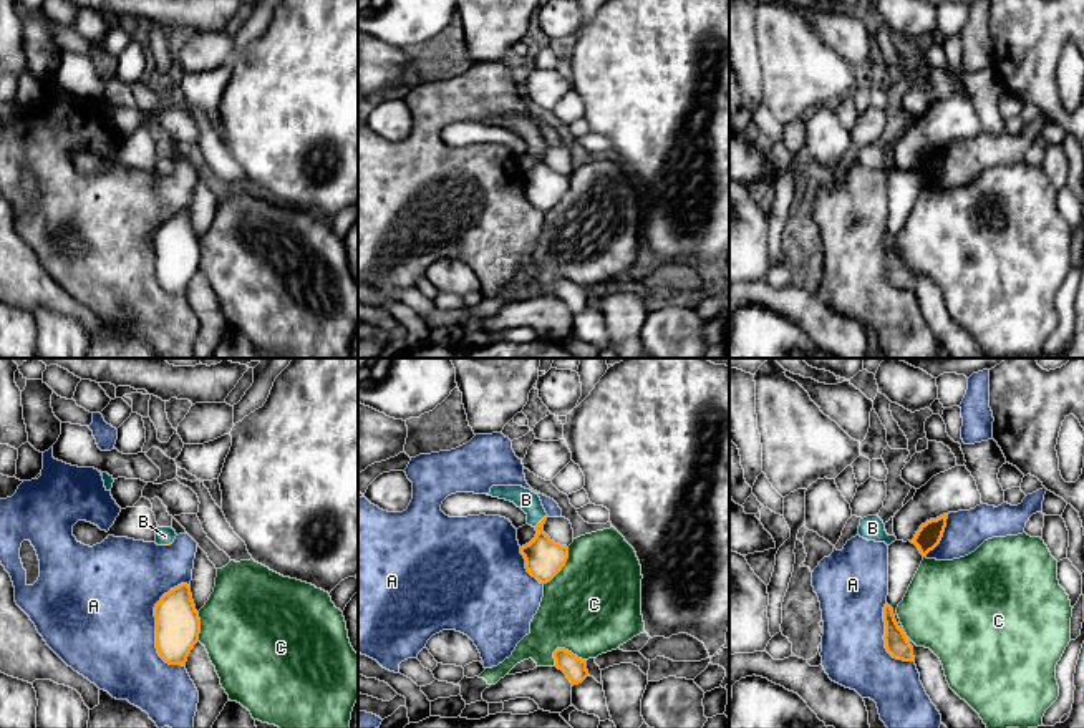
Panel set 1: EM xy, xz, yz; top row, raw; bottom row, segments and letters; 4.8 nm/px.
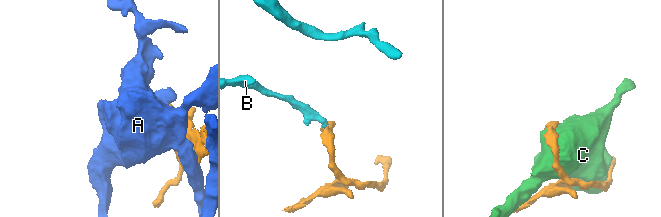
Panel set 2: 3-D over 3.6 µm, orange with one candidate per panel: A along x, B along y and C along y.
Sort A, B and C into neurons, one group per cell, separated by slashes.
A / B / C

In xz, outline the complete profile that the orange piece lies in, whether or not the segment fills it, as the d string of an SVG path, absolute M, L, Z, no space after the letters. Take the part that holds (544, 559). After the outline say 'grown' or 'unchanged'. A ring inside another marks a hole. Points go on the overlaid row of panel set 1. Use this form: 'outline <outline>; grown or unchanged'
outline M492 486L489 496L514 502L527 514L527 524L532 526L535 537L520 547L527 572L540 584L550 582L565 565L569 547L555 544L545 532L547 512L539 494L522 486Z; grown

